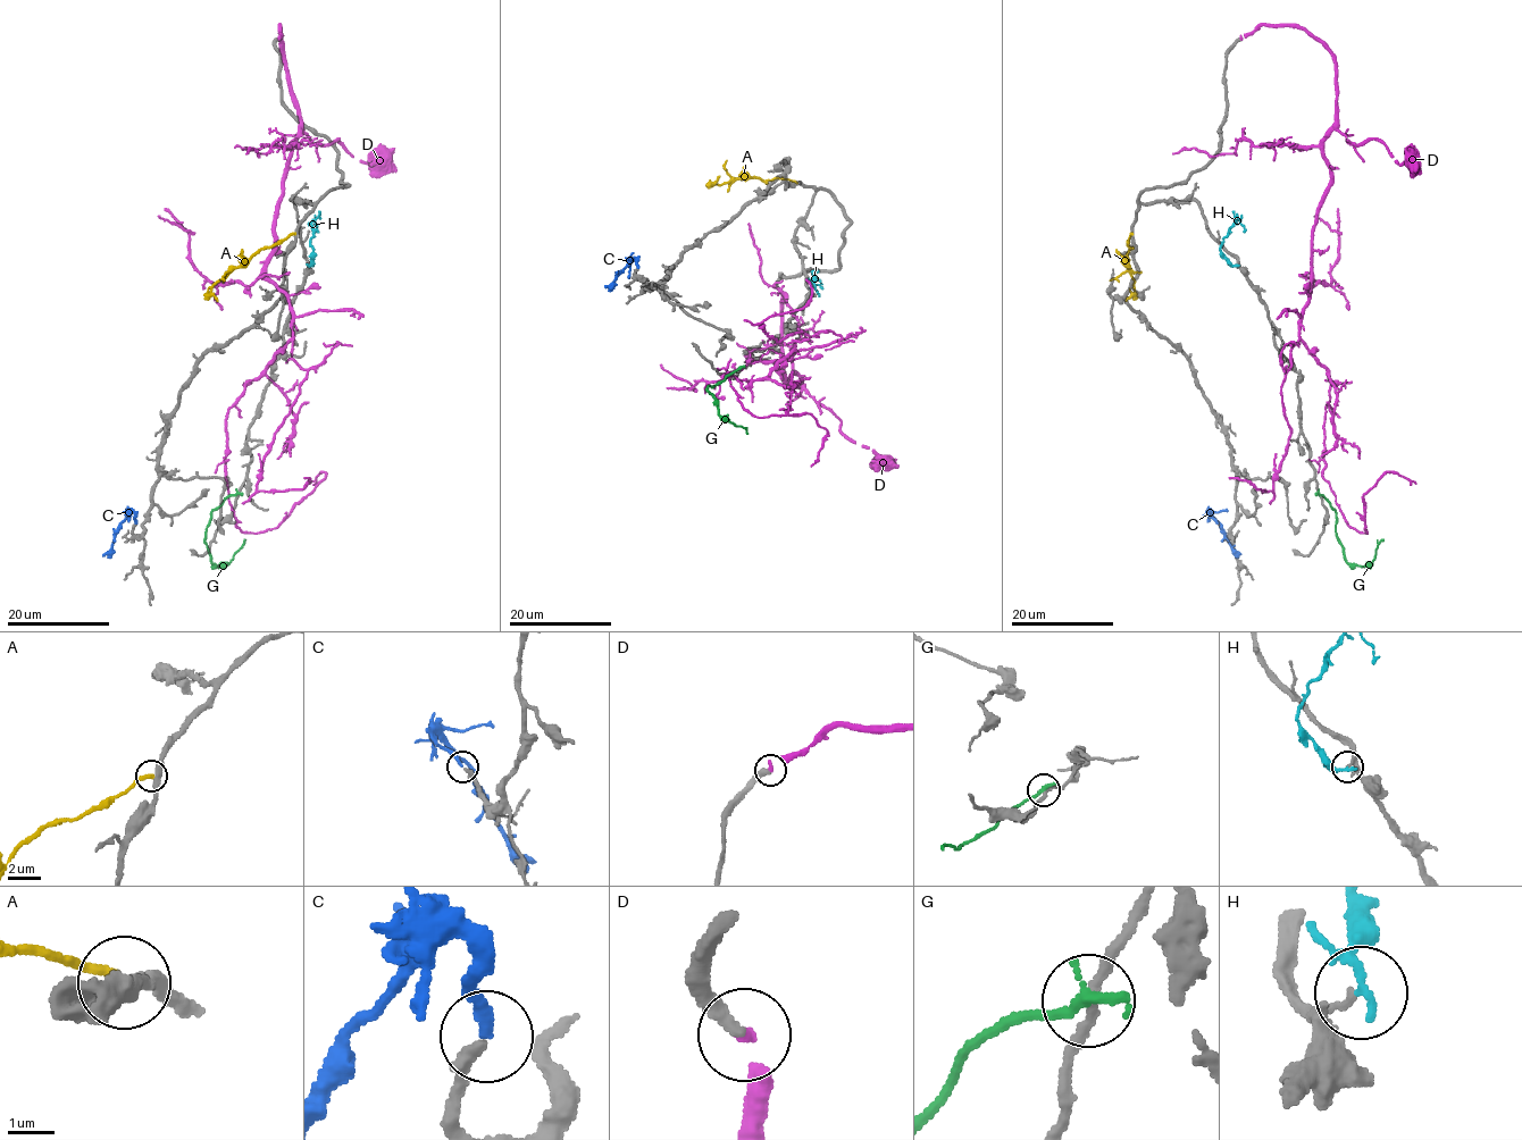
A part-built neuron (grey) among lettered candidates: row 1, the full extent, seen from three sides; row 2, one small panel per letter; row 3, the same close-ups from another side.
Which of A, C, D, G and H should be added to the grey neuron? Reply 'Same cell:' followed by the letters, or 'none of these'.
Same cell: C, D

